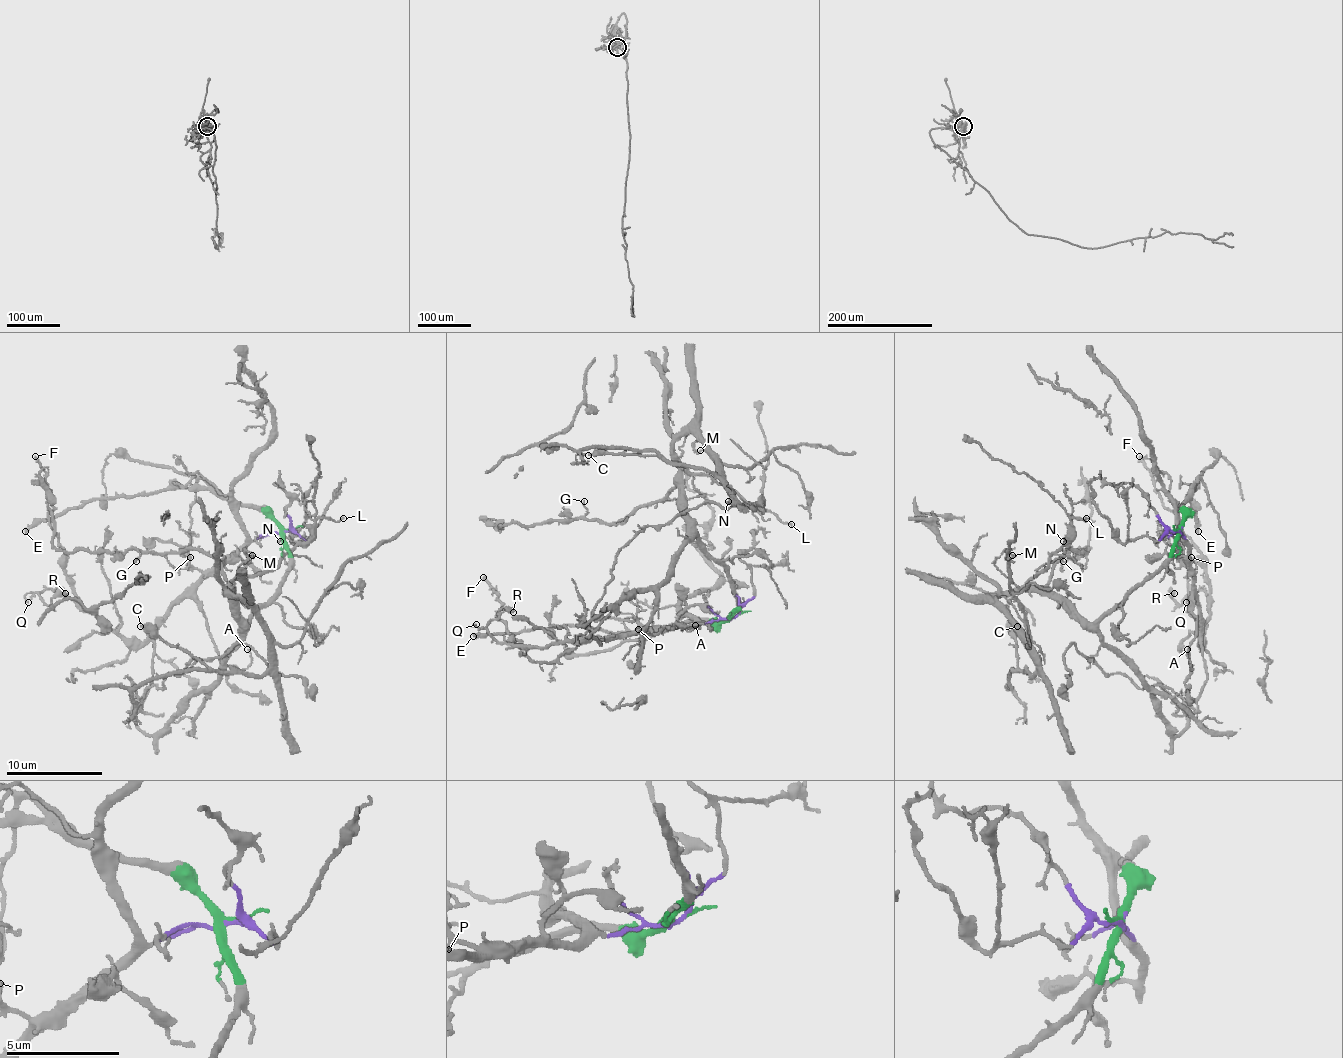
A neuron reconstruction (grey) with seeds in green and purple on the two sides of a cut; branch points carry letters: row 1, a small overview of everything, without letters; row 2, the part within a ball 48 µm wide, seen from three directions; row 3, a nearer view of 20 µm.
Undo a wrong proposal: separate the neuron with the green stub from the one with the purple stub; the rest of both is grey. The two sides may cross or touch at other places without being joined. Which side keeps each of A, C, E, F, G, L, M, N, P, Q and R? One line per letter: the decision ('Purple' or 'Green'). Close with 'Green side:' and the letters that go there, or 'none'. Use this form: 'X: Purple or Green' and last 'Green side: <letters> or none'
A: Purple
C: Green
E: Green
F: Purple
G: Green
L: Green
M: Green
N: Green
P: Purple
Q: Purple
R: Purple
Green side: C, E, G, L, M, N

